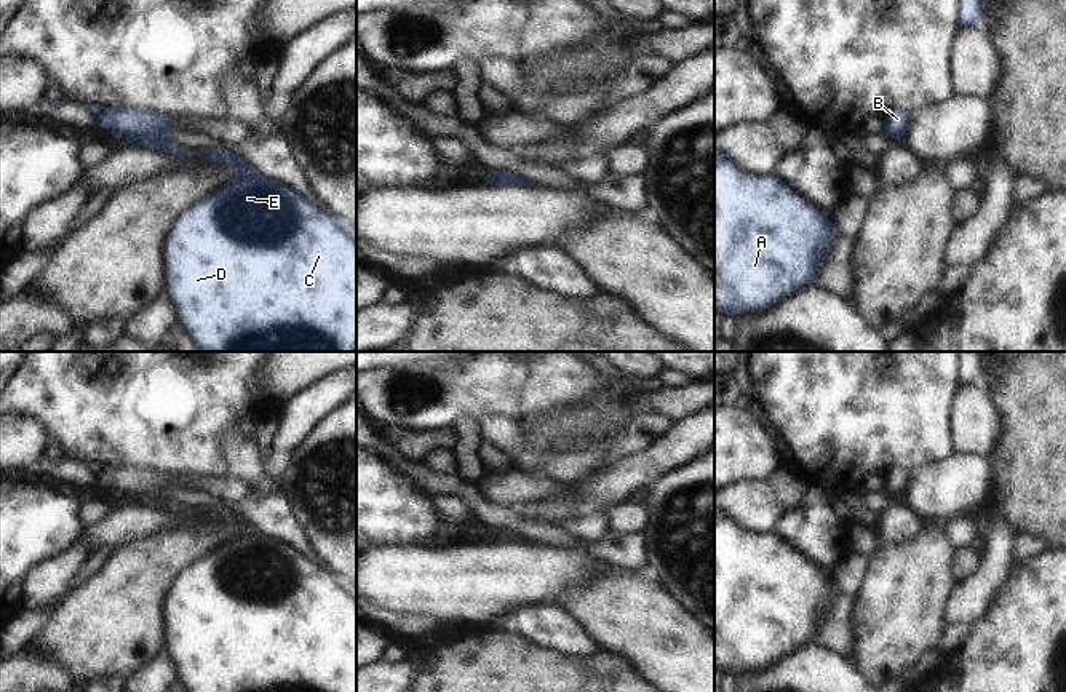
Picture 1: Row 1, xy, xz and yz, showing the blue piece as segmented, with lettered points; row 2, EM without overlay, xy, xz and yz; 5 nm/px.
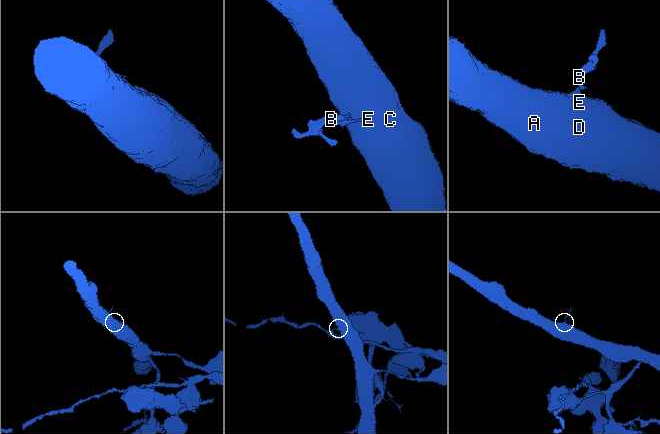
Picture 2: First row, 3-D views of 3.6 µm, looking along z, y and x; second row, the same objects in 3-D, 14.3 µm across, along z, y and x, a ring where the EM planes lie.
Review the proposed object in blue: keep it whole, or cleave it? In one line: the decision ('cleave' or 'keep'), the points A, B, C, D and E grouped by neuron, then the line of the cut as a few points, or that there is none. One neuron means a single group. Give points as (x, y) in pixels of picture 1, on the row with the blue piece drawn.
cleave; A C D E / B; cut in xy along (163, 131), (149, 131), (127, 139)

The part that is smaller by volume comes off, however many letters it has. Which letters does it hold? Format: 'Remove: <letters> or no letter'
Remove: B

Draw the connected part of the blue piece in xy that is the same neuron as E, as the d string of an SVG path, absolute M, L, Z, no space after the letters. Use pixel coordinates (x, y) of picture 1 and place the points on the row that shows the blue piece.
M161 131L126 141L177 158L208 158L243 171L241 177L187 209L173 227L166 246L166 292L198 352L356 352L356 237L348 225L288 184L262 177L225 147L187 150L168 142Z

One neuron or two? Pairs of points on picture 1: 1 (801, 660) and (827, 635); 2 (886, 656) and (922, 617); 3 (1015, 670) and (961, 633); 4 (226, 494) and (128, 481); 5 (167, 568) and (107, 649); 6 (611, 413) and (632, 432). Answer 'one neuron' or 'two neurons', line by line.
1: two neurons
2: one neuron
3: two neurons
4: one neuron
5: one neuron
6: two neurons

